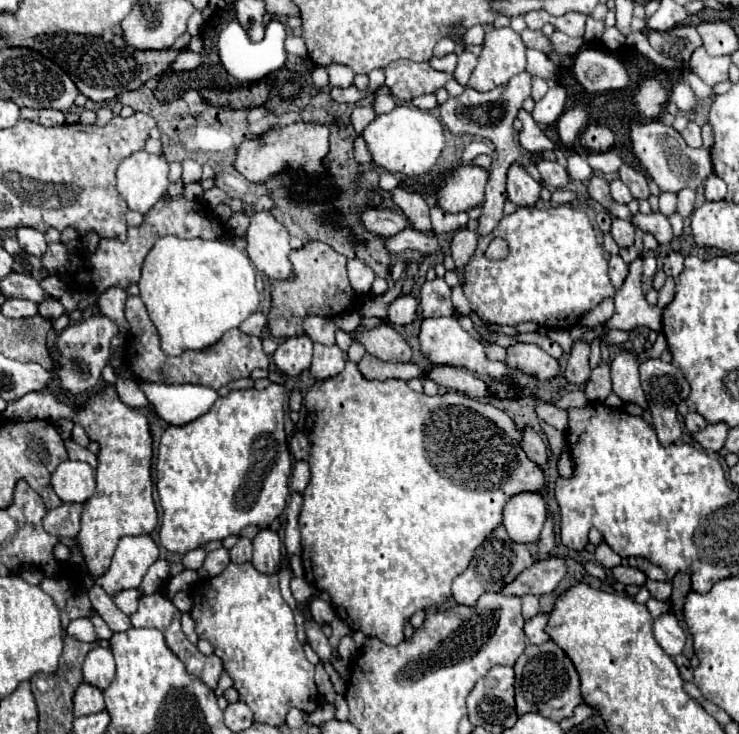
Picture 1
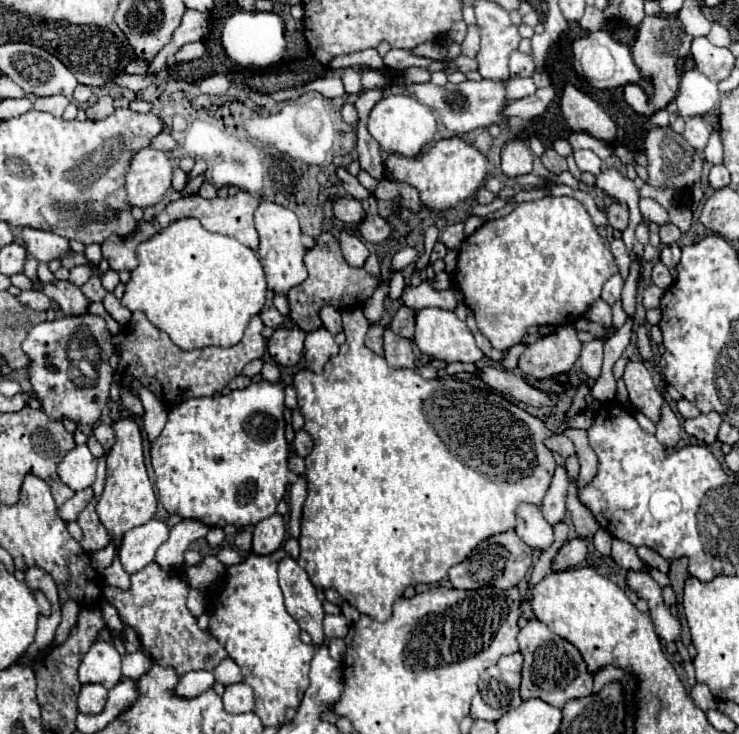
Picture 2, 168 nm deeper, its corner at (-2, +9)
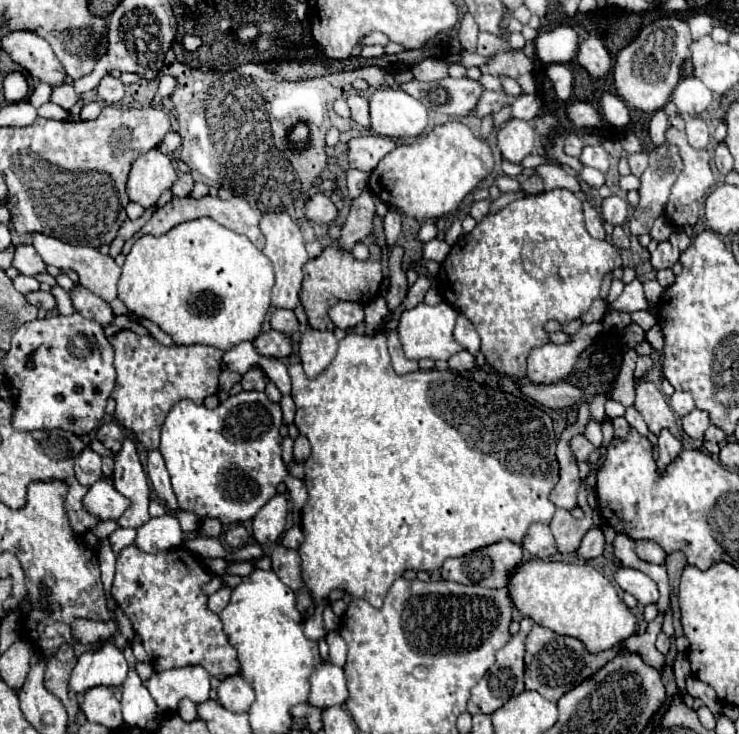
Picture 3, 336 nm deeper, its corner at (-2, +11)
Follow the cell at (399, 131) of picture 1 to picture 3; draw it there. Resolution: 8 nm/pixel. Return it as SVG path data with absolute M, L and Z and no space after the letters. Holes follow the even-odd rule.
M382 88L370 96L372 130L378 136L420 136L428 126L428 110L400 88Z

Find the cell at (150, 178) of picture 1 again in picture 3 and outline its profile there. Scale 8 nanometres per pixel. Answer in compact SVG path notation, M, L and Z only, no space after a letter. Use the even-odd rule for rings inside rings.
M158 148L140 154L130 170L126 192L132 202L148 208L158 202L162 192L178 178L172 160Z

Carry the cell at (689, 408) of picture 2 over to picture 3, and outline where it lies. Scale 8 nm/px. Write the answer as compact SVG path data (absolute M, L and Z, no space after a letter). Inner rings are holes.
M674 392L674 396L670 398L670 406L672 406L672 410L682 418L682 416L686 416L686 414L690 414L696 406L694 406L694 400L692 400L692 396L688 394L688 392Z

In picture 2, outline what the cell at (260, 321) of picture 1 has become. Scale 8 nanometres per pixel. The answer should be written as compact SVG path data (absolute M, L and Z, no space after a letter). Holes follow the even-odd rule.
M274 306L266 308L266 310L260 314L260 318L262 318L262 322L264 322L266 326L272 326L272 328L280 328L282 322L284 322L284 316L282 316Z

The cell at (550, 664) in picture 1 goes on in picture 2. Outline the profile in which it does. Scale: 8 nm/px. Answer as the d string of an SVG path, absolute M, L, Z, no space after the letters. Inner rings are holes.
M532 618L518 634L520 652L524 654L524 666L522 666L522 686L520 696L524 700L528 698L540 698L556 708L562 708L572 698L582 698L592 694L592 680L594 674L588 672L586 662L582 660L578 648L574 648L568 640L560 640L546 624Z

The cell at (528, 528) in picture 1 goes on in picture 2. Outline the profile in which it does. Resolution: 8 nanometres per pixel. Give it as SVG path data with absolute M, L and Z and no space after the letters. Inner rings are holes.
M522 504L516 516L516 534L522 538L526 546L530 546L532 550L546 550L552 544L552 526L544 520L542 510L538 506Z

